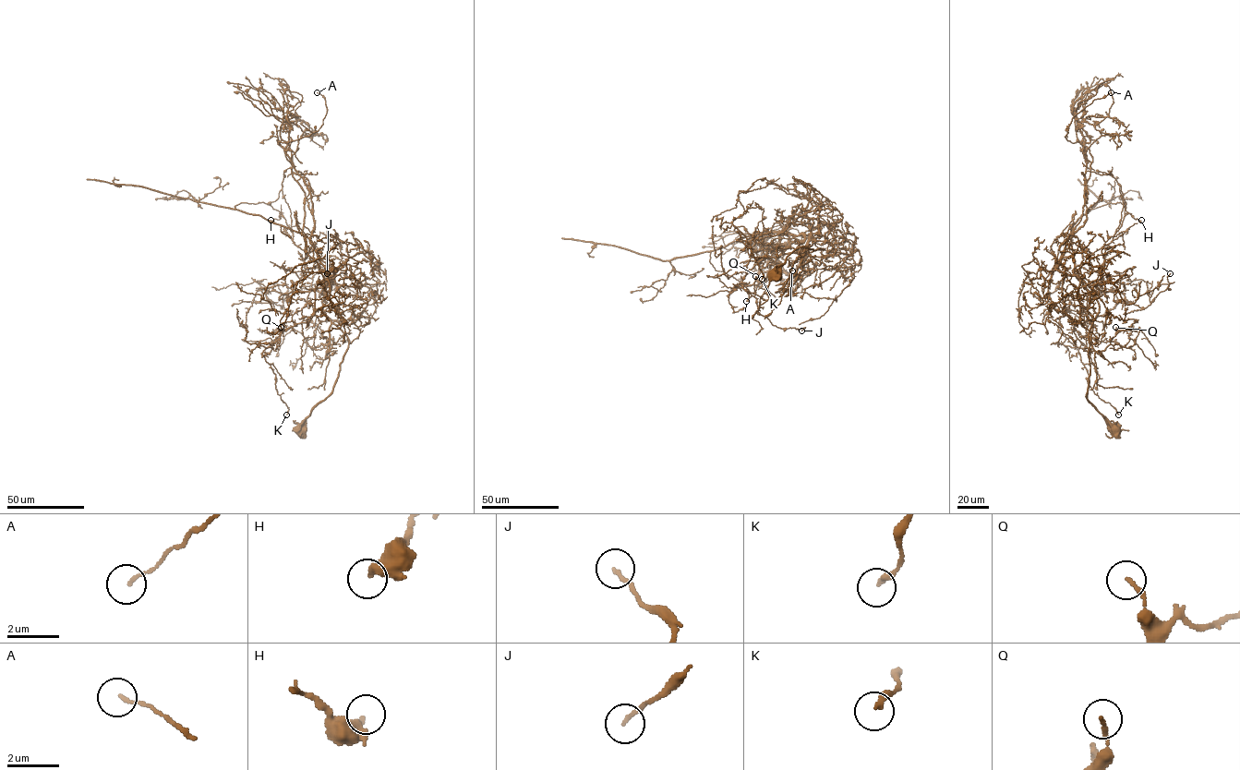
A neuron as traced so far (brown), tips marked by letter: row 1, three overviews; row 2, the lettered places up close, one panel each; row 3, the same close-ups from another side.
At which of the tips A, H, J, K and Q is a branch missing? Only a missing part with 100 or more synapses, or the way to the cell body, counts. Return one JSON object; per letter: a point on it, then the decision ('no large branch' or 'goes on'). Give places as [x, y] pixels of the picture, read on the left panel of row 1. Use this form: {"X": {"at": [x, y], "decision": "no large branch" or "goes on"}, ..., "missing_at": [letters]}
{"A": {"at": [317, 92], "decision": "no large branch"}, "H": {"at": [270, 220], "decision": "no large branch"}, "J": {"at": [327, 273], "decision": "no large branch"}, "K": {"at": [286, 415], "decision": "no large branch"}, "Q": {"at": [281, 327], "decision": "no large branch"}, "missing_at": []}

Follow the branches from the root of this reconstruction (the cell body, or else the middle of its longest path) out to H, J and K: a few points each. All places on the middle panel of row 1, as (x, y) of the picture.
H: (777, 278), (796, 249), (824, 249), (798, 259), (810, 234), (770, 265), (746, 301)
J: (777, 278), (796, 249), (824, 249), (798, 259), (799, 252), (766, 257), (741, 282), (759, 314), (801, 330)
K: (777, 278), (796, 249), (824, 249), (798, 259), (806, 226), (737, 240), (762, 279)

